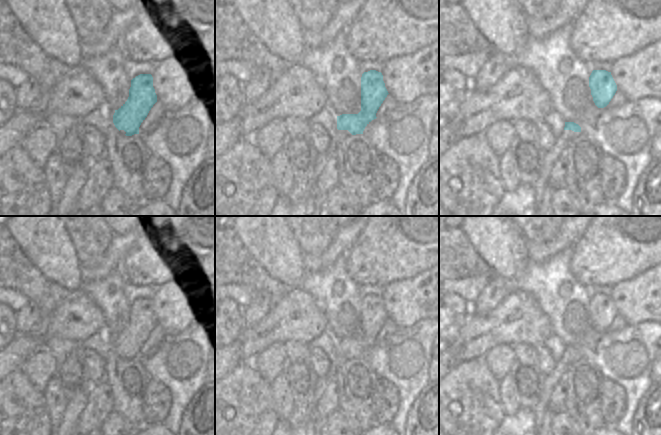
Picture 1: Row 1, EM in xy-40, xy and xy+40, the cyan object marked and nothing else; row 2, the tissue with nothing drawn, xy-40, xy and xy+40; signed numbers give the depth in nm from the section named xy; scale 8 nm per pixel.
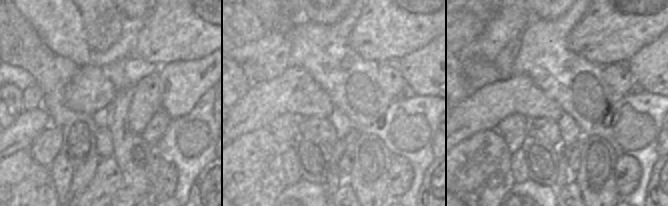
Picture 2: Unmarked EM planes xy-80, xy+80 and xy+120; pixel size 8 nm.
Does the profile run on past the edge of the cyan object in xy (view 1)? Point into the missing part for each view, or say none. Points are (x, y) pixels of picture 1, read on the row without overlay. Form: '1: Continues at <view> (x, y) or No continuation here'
1: No continuation here

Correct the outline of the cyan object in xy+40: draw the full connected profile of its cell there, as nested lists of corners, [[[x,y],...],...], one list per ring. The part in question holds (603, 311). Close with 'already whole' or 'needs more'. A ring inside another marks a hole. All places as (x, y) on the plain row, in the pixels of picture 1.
[[[593,294],[589,301],[593,325],[598,332],[606,331],[617,315],[617,309],[606,294]]]; already whole

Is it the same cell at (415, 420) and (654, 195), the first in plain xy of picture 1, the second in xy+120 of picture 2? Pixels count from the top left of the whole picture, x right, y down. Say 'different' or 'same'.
same

